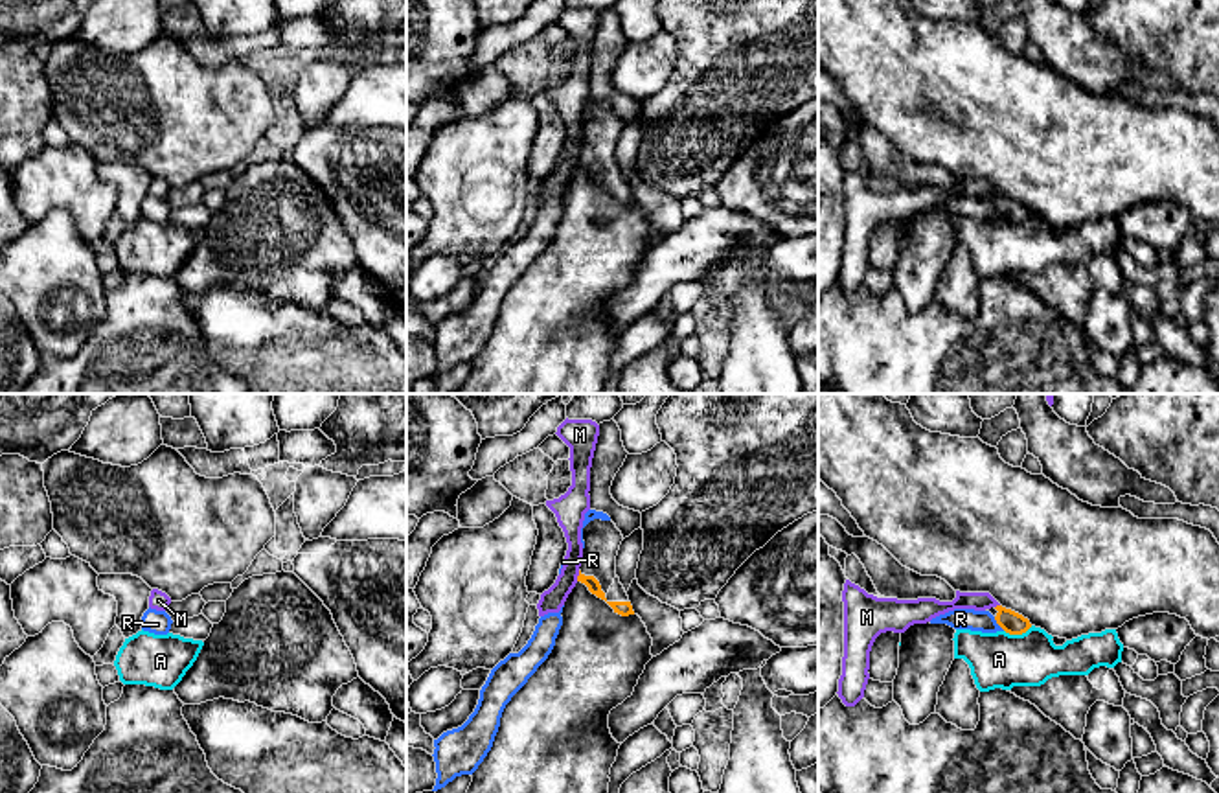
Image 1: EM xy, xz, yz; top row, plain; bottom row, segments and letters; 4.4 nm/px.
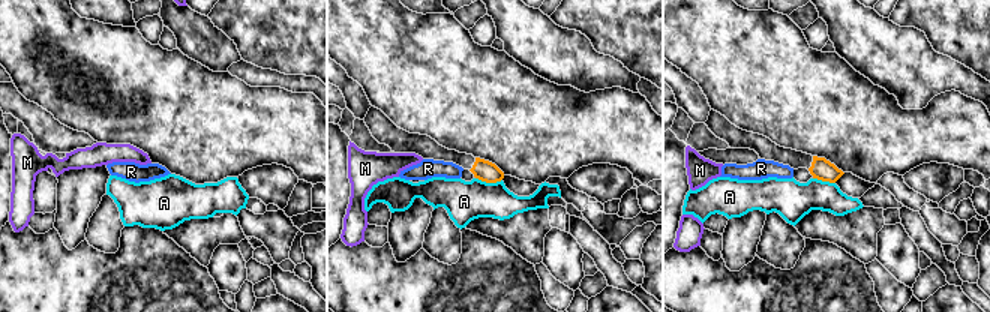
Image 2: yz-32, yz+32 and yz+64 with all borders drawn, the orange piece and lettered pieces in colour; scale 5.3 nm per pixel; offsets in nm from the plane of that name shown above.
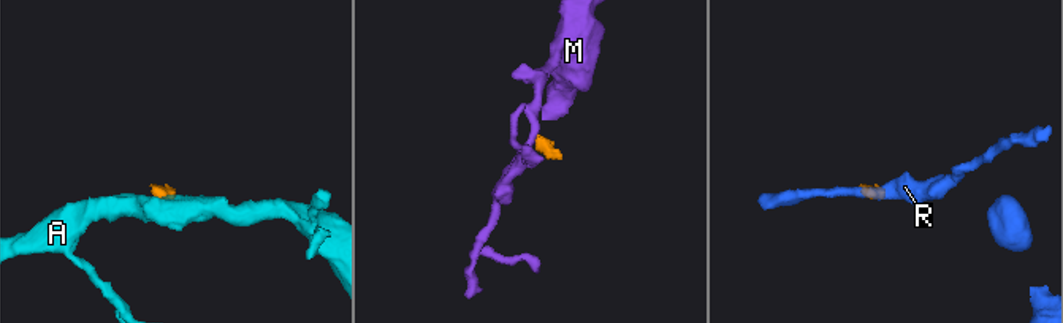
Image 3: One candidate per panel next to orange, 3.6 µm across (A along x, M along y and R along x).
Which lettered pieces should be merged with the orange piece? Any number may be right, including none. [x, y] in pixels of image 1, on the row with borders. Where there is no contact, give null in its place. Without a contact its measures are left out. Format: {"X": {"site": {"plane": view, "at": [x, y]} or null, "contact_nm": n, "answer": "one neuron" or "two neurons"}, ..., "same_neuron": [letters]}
{"A": {"site": {"plane": "yz", "at": [1017, 633]}, "contact_nm": 130, "answer": "two neurons"}, "M": {"site": {"plane": "xz", "at": [578, 576]}, "contact_nm": 50, "answer": "two neurons"}, "R": {"site": {"plane": "yz", "at": [999, 624]}, "contact_nm": 80, "answer": "two neurons"}, "same_neuron": []}

